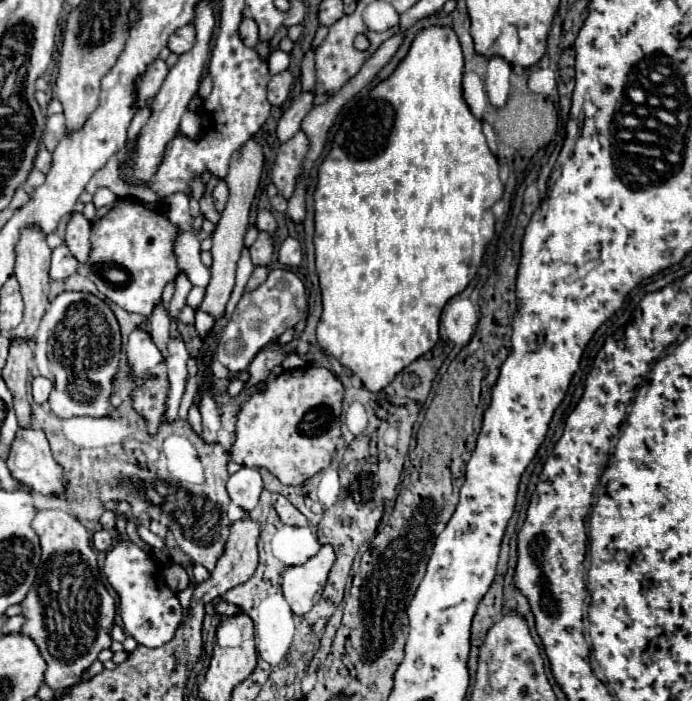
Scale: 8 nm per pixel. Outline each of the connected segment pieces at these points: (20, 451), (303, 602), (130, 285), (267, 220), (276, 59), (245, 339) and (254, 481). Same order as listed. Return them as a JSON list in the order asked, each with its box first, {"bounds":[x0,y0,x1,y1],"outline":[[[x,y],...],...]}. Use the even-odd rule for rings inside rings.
[{"bounds":[7,427,65,495],"outline":[[[21,427],[17,431],[17,435],[13,439],[13,447],[9,451],[7,467],[17,481],[21,481],[23,485],[31,487],[37,493],[45,493],[45,495],[61,493],[63,487],[65,487],[61,467],[55,463],[55,459],[51,455],[51,449],[49,449],[49,441],[39,427]]]},{"bounds":[281,545,333,615],"outline":[[[323,545],[321,551],[307,563],[285,569],[285,573],[281,575],[281,591],[295,615],[305,615],[321,599],[333,561],[333,547]]]},{"bounds":[81,199,179,317],"outline":[[[117,199],[117,203],[99,207],[93,221],[91,221],[91,253],[89,263],[81,269],[95,285],[97,289],[113,303],[123,307],[129,313],[137,313],[143,317],[149,317],[153,309],[161,303],[161,293],[167,283],[173,283],[179,275],[177,255],[175,255],[175,241],[179,237],[179,227],[169,223],[165,219],[165,207],[163,203],[145,203],[141,199]]]},{"bounds":[255,209,277,233],"outline":[[[267,209],[259,211],[255,225],[257,225],[257,229],[261,229],[261,231],[269,231],[269,233],[273,233],[273,231],[277,229],[275,217],[273,217],[273,215],[271,215],[271,211],[267,211]]]},{"bounds":[267,49,289,75],"outline":[[[275,49],[275,51],[269,55],[267,65],[269,65],[269,71],[271,71],[273,75],[277,75],[277,73],[281,73],[281,71],[285,71],[285,69],[289,67],[289,55],[287,55],[285,51],[281,51],[281,49]]]},{"bounds":[217,269,307,375],"outline":[[[273,269],[265,283],[243,295],[239,311],[227,323],[219,339],[217,359],[229,369],[231,375],[237,375],[239,371],[245,371],[249,367],[251,359],[257,355],[259,349],[277,339],[289,325],[295,327],[305,315],[307,315],[307,293],[303,281],[289,269]],[[265,301],[269,301],[273,309],[267,311]]]},{"bounds":[227,467,263,511],"outline":[[[243,467],[233,473],[227,481],[227,493],[233,503],[243,507],[245,511],[253,511],[259,503],[259,495],[263,491],[263,481],[257,469]]]}]

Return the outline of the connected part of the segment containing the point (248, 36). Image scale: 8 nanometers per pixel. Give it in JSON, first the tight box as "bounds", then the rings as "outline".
{"bounds":[239,19,259,47],"outline":[[[243,19],[239,25],[239,35],[247,47],[255,47],[259,43],[259,29],[253,19]]]}

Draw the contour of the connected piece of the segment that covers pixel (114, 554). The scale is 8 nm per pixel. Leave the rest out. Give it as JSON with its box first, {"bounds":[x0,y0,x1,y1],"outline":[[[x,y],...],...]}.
{"bounds":[103,516,183,647],"outline":[[[116,516],[115,527],[121,539],[113,549],[107,551],[103,571],[107,575],[109,585],[117,591],[119,595],[119,611],[121,611],[121,621],[123,629],[127,635],[131,635],[139,645],[145,647],[161,647],[167,641],[173,639],[175,629],[181,621],[183,609],[177,599],[177,593],[171,591],[165,583],[163,575],[163,565],[155,561],[155,557],[135,545],[126,531],[126,522],[120,516]]]}

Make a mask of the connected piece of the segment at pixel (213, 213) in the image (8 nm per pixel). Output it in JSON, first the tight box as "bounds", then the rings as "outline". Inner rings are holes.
{"bounds":[199,195,221,225],"outline":[[[205,195],[205,197],[203,197],[199,203],[201,203],[201,213],[203,213],[203,215],[205,215],[205,217],[207,217],[211,223],[215,223],[215,225],[217,225],[217,223],[219,223],[219,217],[221,217],[221,213],[215,209],[215,205],[213,205],[213,199]]]}

